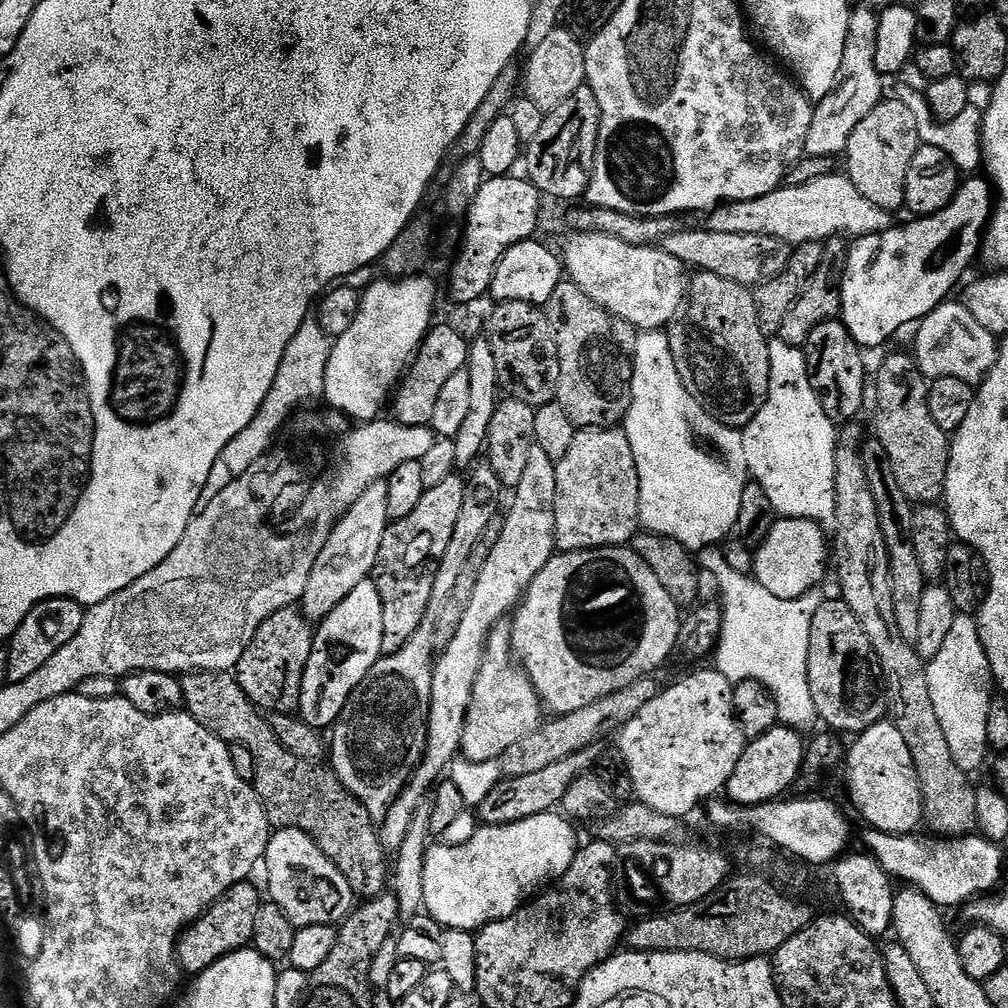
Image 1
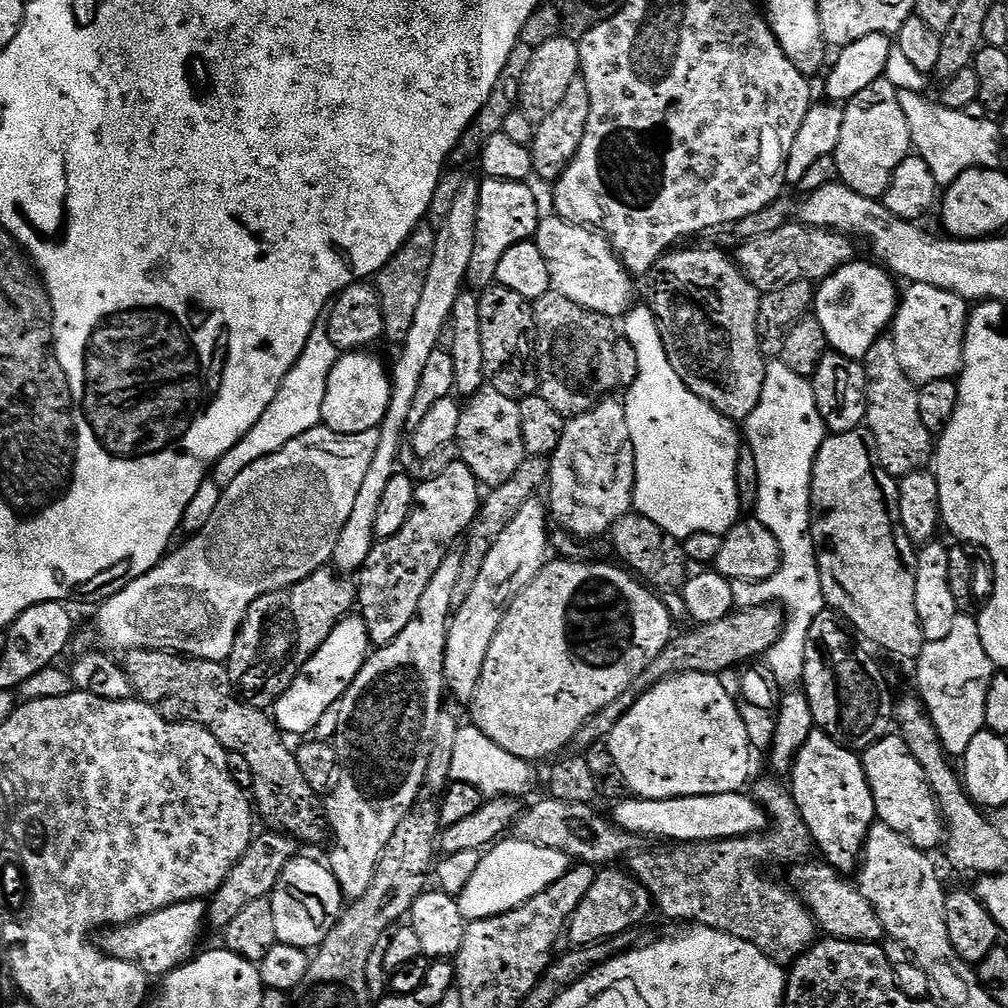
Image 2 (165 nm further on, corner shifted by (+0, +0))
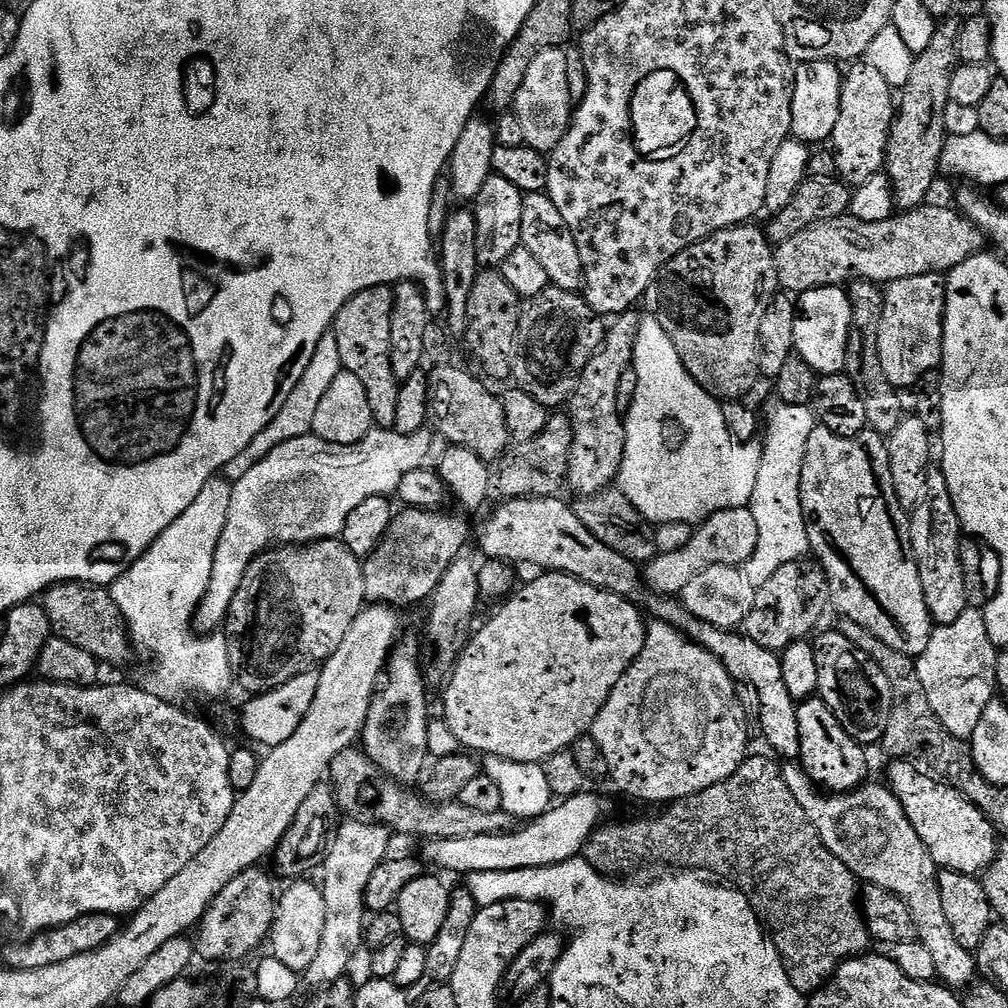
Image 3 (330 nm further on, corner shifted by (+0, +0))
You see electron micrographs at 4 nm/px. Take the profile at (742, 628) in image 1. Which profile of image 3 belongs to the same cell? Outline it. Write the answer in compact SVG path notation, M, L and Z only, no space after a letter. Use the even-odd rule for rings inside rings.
M775 398L769 400L764 416L762 412L764 449L760 452L760 464L755 465L756 481L750 501L754 526L758 528L758 540L756 549L742 565L742 572L748 578L774 574L774 570L782 566L804 560L809 551L804 515L800 513L800 475L804 447L810 434L818 427L816 415L807 404L787 404Z

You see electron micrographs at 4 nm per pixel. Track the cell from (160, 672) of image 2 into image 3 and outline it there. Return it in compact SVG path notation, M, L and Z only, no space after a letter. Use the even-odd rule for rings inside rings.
M54 584L42 596L42 607L50 620L52 636L60 636L66 642L86 650L101 665L124 664L134 653L128 638L128 629L120 617L118 606L107 587L95 584Z

